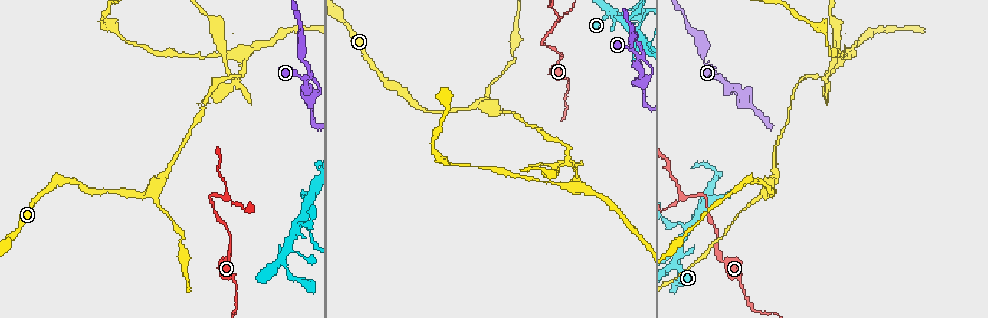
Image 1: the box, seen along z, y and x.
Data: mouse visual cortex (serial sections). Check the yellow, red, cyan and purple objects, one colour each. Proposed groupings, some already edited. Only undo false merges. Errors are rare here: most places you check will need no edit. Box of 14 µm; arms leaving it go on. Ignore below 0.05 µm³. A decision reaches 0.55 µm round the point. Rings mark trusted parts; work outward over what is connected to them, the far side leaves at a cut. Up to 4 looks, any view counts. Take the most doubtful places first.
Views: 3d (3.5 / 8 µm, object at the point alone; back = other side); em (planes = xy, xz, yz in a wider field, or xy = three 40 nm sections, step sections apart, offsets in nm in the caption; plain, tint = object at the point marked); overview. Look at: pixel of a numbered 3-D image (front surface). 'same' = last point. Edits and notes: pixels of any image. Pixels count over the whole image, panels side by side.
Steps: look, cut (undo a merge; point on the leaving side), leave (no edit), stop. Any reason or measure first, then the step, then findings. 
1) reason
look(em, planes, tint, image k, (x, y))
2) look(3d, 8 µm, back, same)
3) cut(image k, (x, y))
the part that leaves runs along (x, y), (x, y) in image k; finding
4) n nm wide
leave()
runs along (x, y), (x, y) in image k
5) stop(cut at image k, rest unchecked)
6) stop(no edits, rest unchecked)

looks like a crossing
look(3d, 3.5 µm, image 1, (686, 228))

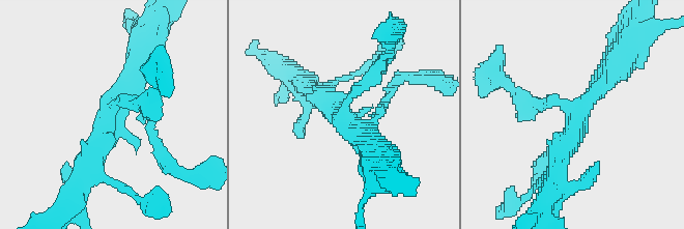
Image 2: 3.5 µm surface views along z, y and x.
shape alone is not enough
look(em, xy, step 1, tint, image 2, (343, 118))

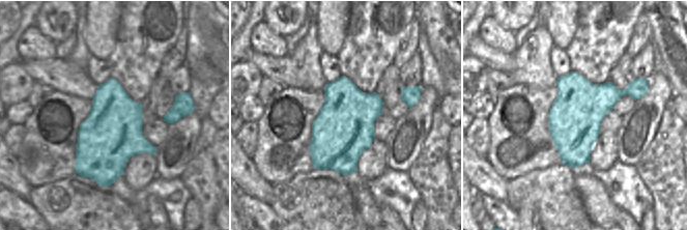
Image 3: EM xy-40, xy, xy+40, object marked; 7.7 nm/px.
leave()
runs along (558, 169), (579, 111), (619, 60) in image 2; one cell here

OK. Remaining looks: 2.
a narrow waist
look(3d, 3.5 µm, back, image 1, (717, 236))

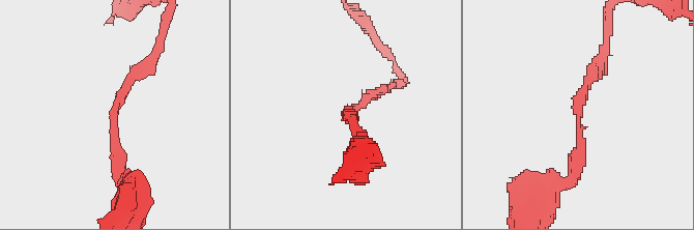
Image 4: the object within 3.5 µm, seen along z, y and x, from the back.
arms of 150, 200 nm; now the EM
look(em, planes, tint, image 4, (577, 117))

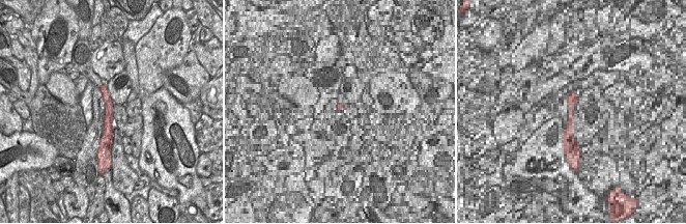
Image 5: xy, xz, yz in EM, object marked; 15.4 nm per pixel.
160 nm wide
leave()
runs along (104, 87), (108, 101), (105, 141) in image 5; continuous, no second cell

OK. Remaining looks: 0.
stop(no edits, rest unchecked)

